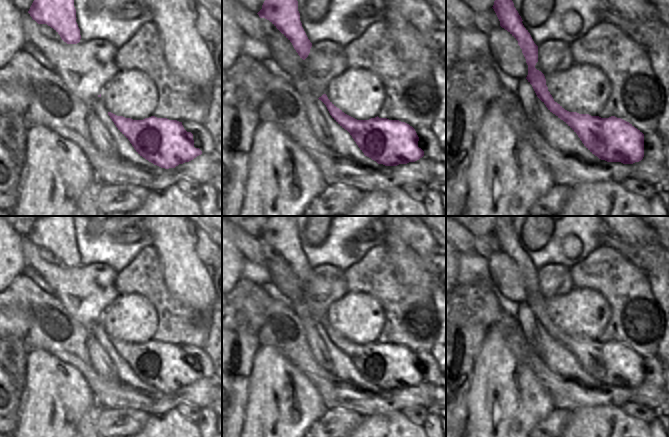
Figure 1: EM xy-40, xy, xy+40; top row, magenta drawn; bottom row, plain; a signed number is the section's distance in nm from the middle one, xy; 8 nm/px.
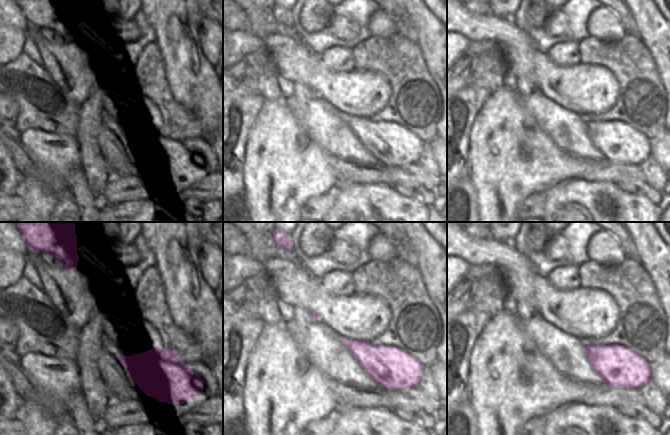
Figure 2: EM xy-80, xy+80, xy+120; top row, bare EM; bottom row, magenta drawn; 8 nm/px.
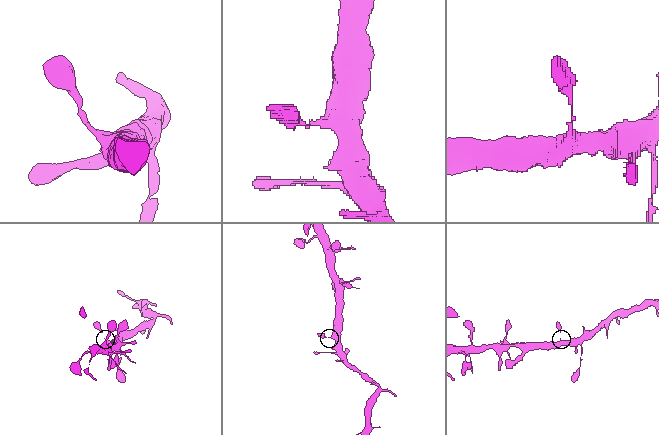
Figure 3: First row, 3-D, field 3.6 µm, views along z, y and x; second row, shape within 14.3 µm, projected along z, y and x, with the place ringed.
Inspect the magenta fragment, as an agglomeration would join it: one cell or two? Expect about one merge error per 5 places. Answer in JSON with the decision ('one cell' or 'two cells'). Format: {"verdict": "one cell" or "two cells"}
{"verdict": "one cell"}

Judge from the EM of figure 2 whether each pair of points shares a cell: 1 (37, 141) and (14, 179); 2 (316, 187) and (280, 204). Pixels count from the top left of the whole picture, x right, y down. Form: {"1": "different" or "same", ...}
{"1": "different", "2": "same"}

